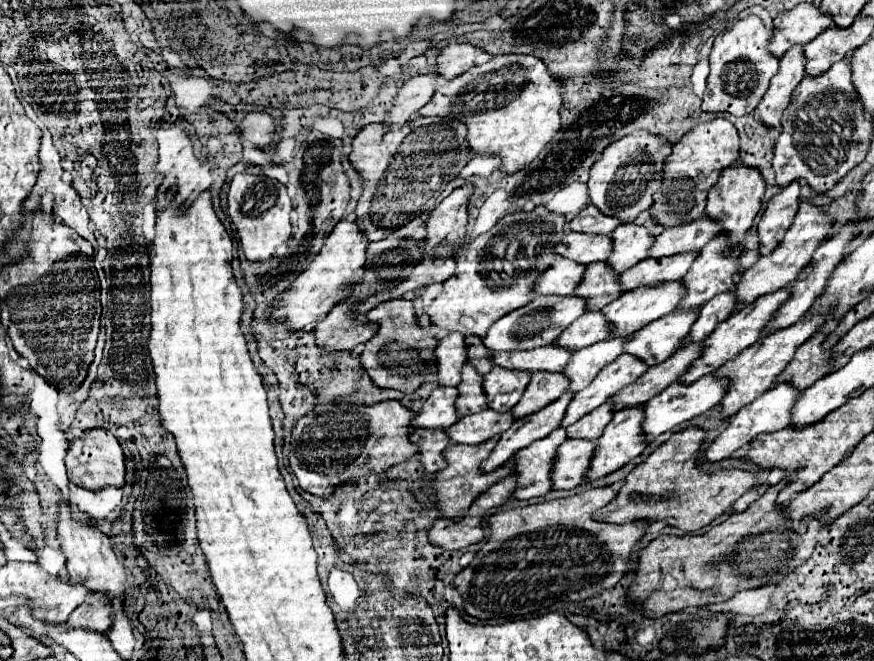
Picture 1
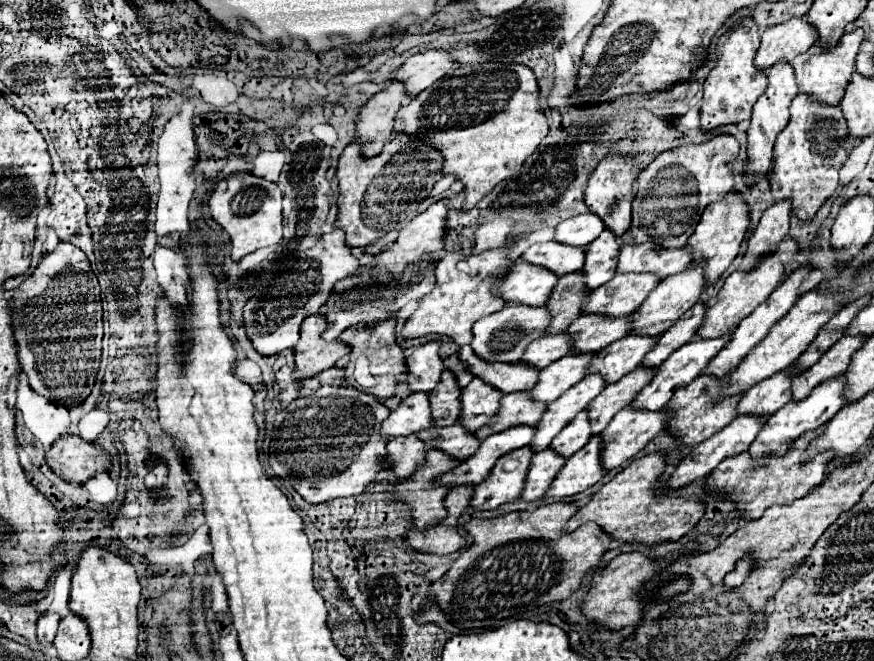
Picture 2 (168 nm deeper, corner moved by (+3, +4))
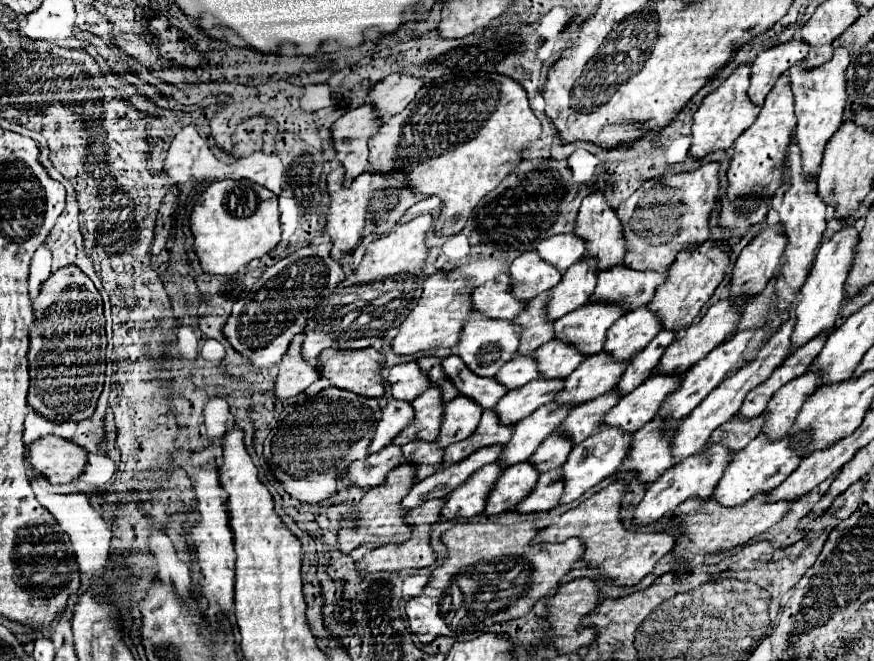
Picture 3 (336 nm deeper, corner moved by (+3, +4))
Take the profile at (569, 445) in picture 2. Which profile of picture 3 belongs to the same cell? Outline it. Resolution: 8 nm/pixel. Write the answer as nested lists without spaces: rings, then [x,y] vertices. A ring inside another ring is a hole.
[[[555,431],[541,443],[541,447],[535,451],[535,455],[531,455],[529,461],[535,463],[535,467],[541,471],[549,471],[563,465],[571,449],[573,449],[573,441],[565,433]]]

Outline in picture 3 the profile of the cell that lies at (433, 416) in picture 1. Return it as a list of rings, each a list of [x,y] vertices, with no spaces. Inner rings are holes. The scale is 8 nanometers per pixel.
[[[389,399],[387,405],[383,407],[383,417],[377,425],[377,433],[371,441],[369,453],[375,453],[389,445],[405,427],[409,427],[415,421],[415,409],[411,407],[409,401],[399,401],[399,399]]]

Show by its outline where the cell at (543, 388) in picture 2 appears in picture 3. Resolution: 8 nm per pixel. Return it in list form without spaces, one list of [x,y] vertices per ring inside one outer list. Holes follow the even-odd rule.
[[[535,379],[527,385],[509,391],[497,405],[495,411],[501,423],[517,423],[523,417],[531,415],[537,407],[553,401],[557,393],[563,389],[565,379]]]

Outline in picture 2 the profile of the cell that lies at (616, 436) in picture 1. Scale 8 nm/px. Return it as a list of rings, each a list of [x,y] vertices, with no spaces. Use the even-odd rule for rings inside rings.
[[[591,437],[583,449],[569,457],[563,469],[555,475],[555,483],[551,483],[551,489],[547,489],[543,497],[573,497],[601,481],[605,471],[599,465],[599,445],[601,439]]]

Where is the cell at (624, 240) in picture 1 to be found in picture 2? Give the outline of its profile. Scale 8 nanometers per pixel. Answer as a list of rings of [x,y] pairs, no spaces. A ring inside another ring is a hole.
[[[605,229],[591,245],[587,245],[585,263],[583,263],[583,273],[585,273],[583,281],[587,291],[597,289],[615,275],[619,247],[621,241],[609,229]]]

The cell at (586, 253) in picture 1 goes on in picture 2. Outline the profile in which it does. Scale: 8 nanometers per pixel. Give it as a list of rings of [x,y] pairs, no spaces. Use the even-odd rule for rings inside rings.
[[[557,241],[535,243],[523,255],[523,261],[531,265],[539,265],[543,269],[553,271],[557,277],[579,271],[583,267],[583,249],[575,249],[571,245],[561,245]]]

